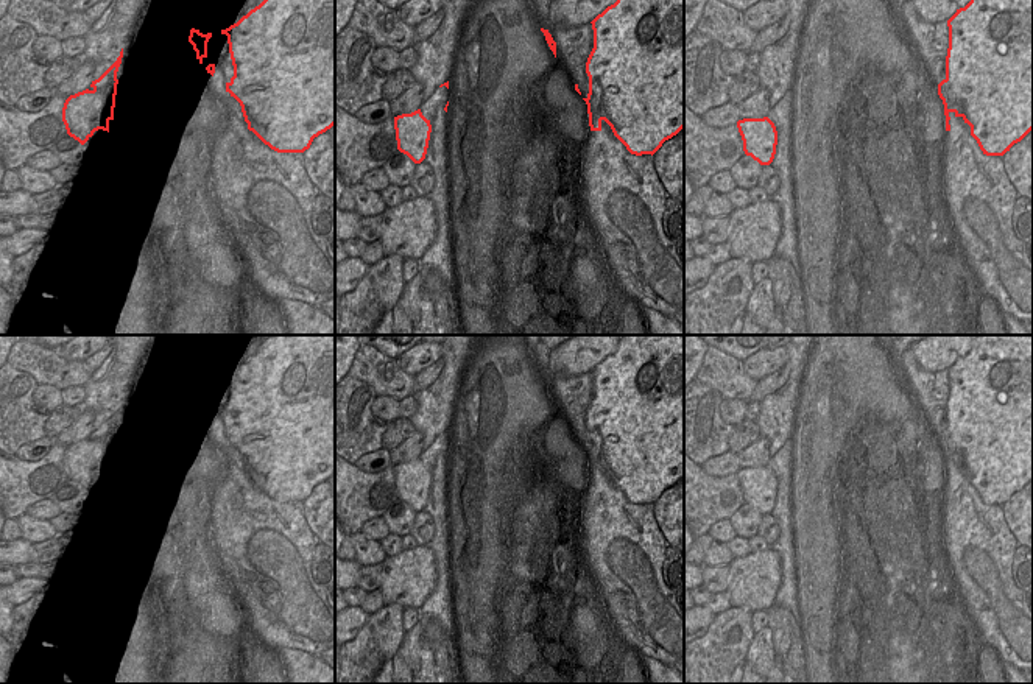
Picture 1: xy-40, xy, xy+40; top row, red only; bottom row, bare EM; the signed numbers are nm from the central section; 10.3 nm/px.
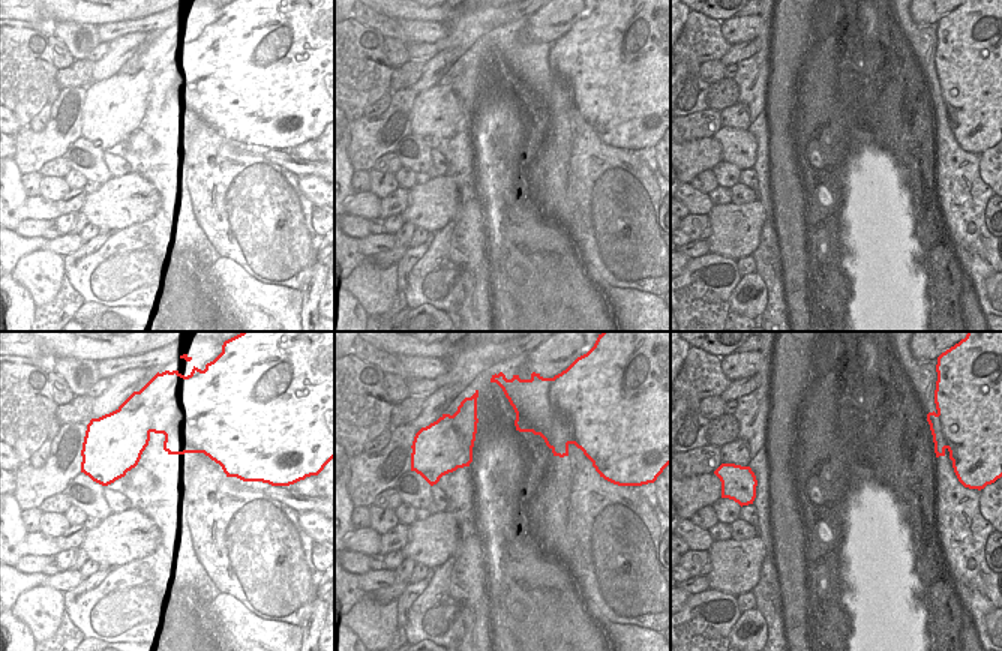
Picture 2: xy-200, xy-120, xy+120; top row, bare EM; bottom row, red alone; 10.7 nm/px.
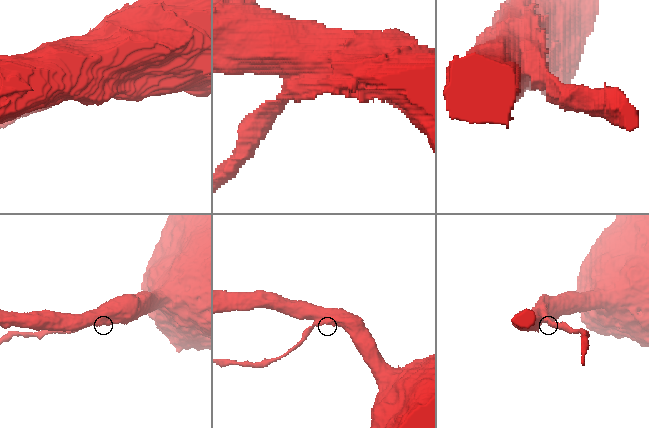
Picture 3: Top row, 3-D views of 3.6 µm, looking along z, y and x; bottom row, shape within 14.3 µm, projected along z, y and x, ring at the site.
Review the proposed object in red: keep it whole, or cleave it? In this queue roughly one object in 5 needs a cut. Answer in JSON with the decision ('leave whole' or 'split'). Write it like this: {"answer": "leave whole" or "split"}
{"answer": "split"}

